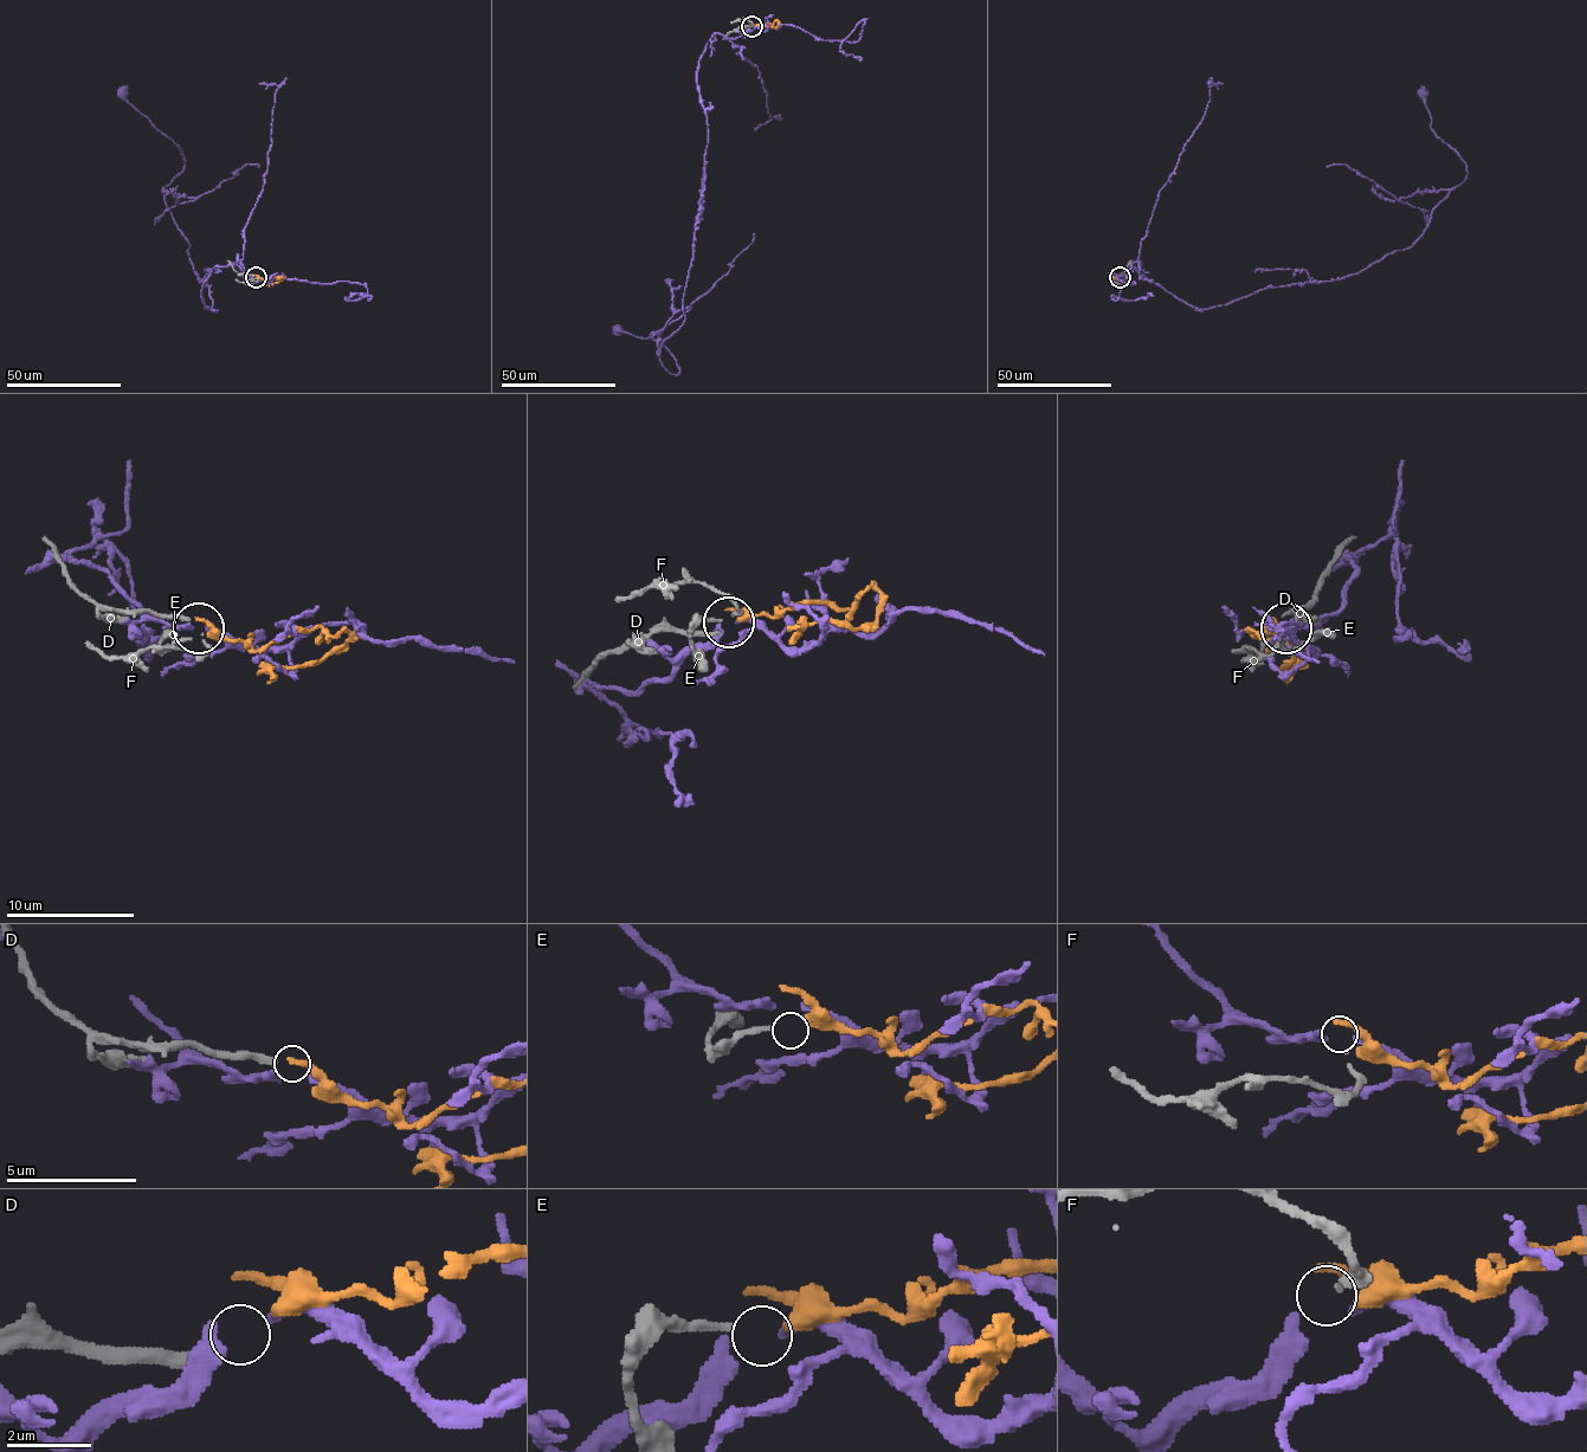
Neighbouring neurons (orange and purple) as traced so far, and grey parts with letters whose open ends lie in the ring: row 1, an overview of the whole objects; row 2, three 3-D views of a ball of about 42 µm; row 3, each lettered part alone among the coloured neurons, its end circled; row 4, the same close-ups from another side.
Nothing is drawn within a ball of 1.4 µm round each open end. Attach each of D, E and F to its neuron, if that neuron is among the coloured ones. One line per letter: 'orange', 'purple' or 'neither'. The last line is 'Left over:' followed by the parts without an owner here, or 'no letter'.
D: neither
E: orange
F: purple
Left over: D

